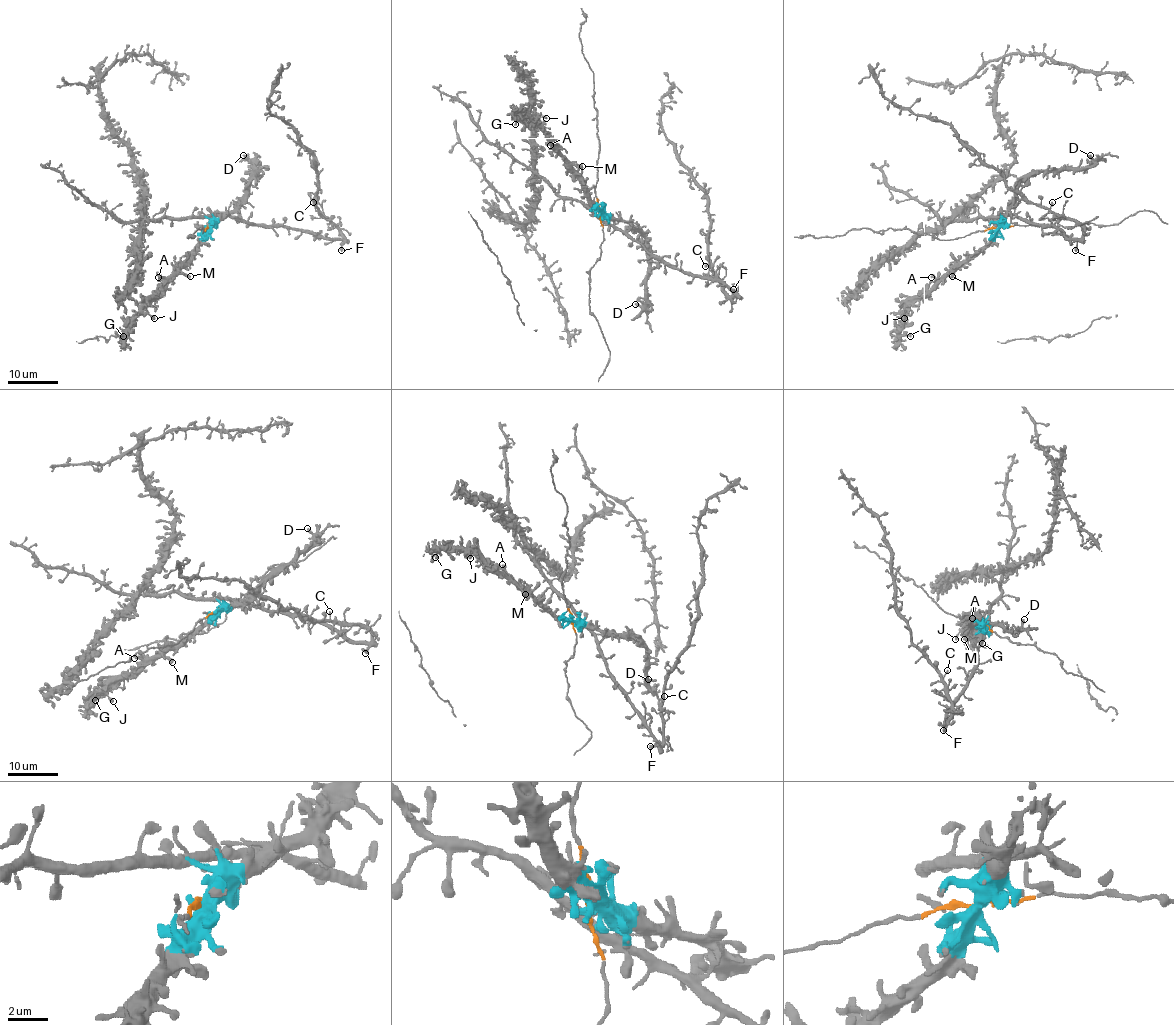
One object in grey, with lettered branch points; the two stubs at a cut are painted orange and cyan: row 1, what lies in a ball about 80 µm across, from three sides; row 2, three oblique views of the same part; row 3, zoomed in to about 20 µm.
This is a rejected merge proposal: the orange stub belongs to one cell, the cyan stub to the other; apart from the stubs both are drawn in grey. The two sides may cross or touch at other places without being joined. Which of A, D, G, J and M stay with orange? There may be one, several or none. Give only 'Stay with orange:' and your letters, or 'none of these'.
Stay with orange: none of these

